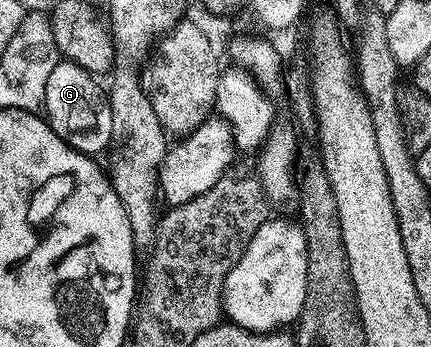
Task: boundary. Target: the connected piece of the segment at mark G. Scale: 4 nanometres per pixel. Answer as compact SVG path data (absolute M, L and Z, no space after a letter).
M61 60L47 81L43 114L55 134L73 149L85 155L97 156L108 149L113 127L109 101L94 80L92 73Z

